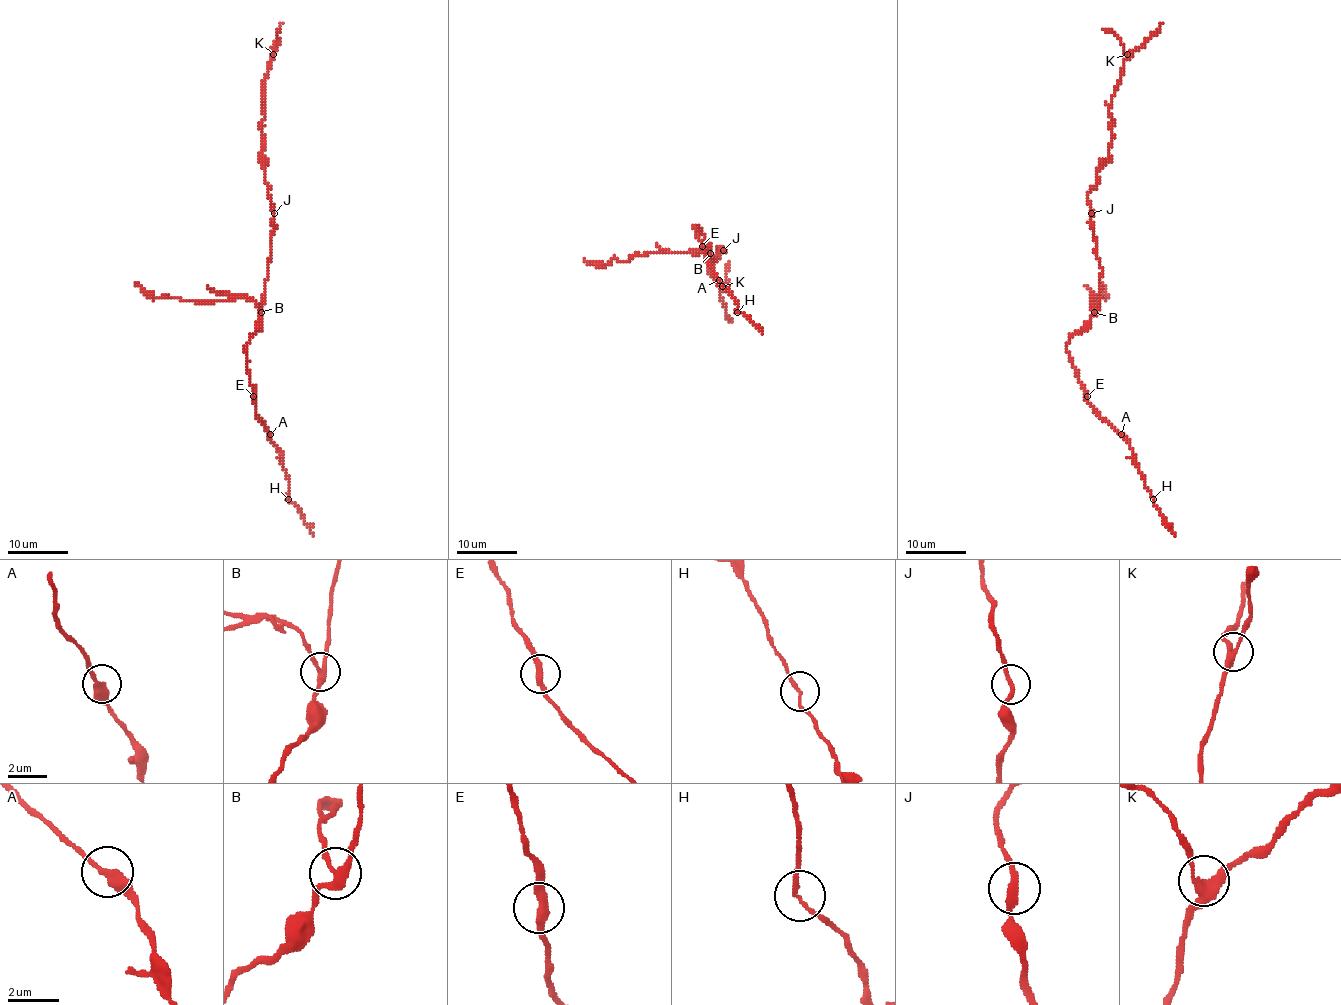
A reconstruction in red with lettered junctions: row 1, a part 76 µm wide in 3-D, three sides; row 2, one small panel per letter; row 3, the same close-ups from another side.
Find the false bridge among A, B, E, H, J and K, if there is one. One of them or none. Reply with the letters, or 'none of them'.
B

